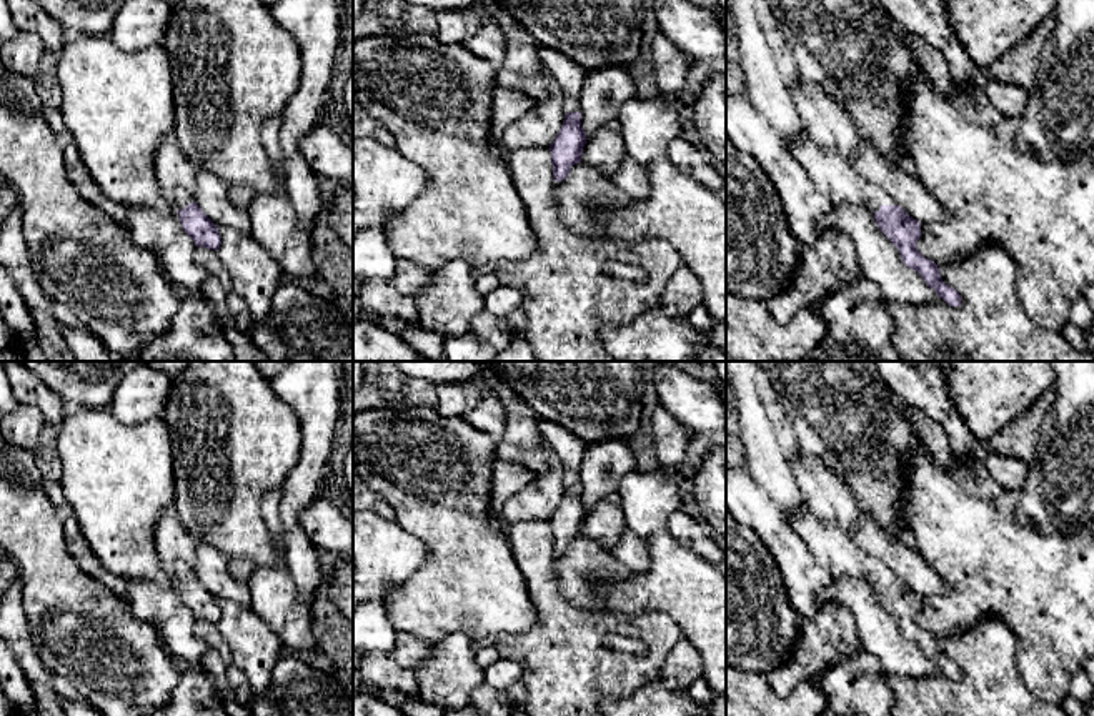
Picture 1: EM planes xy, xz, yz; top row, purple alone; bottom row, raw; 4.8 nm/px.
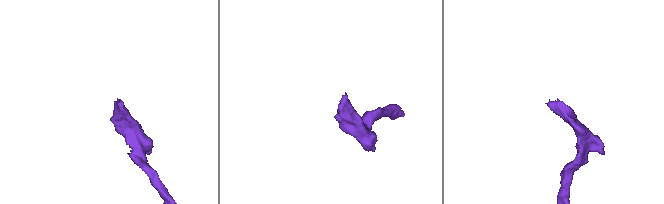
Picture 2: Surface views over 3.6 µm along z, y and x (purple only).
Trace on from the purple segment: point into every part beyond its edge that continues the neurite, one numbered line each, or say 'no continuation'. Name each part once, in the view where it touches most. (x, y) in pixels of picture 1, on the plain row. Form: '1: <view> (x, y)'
1: yz (833, 550)

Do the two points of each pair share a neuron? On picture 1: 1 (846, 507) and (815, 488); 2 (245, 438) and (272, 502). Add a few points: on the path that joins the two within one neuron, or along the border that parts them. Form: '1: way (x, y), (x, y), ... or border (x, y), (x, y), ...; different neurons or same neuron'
1: way (838, 505), (823, 492); same neuron
2: border (280, 485), (262, 502), (262, 518), (268, 532); different neurons

